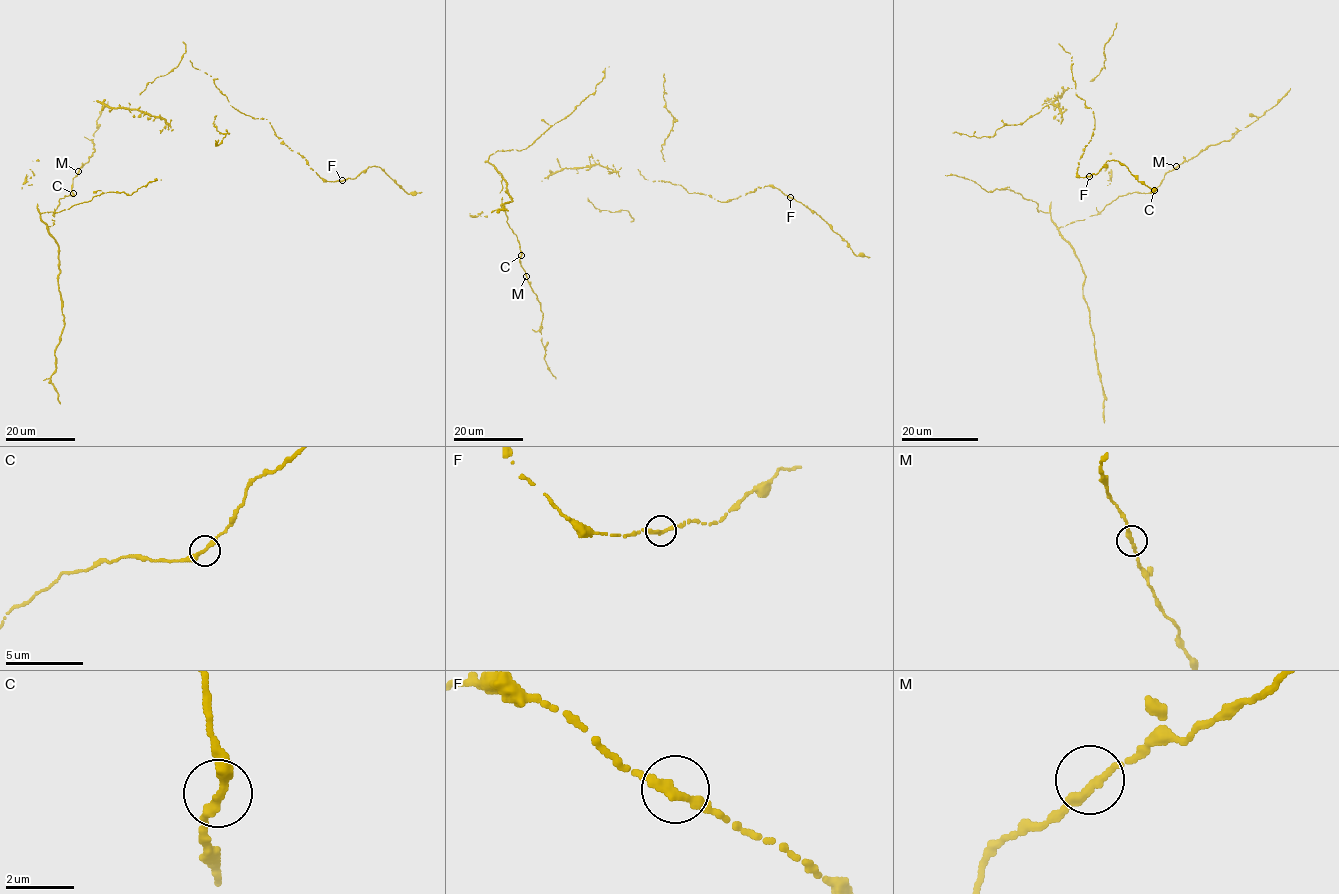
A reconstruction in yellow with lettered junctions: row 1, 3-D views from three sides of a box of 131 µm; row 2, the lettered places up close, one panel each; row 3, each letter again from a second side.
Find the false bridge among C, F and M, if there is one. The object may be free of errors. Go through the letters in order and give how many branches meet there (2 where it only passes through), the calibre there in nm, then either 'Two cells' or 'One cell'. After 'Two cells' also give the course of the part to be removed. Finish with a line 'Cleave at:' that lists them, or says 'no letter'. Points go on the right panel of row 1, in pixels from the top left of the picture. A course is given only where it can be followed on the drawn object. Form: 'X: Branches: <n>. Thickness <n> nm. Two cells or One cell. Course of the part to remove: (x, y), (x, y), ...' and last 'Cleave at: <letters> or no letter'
C: Branches: 2. Thickness 280 nm. One cell
F: Branches: 2. Thickness 280 nm. One cell
M: Branches: 2. Thickness 280 nm. One cell
Cleave at: no letter

